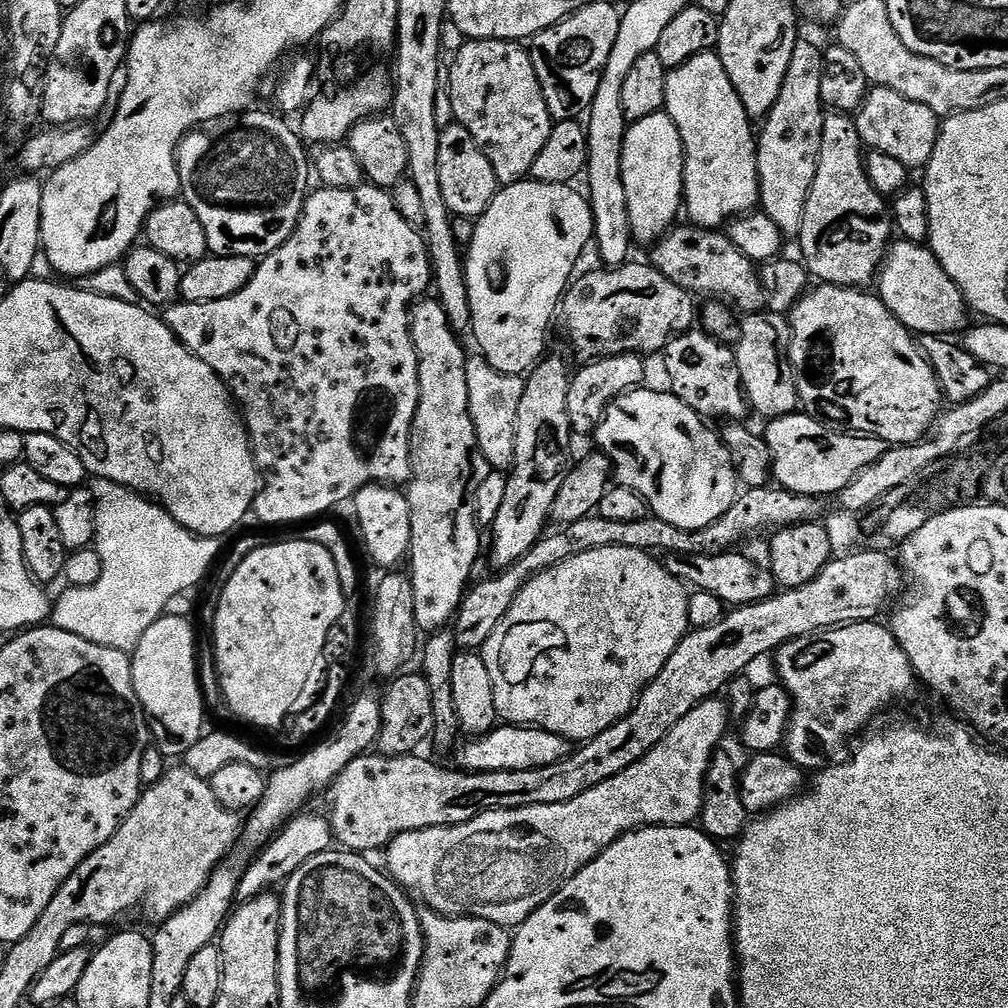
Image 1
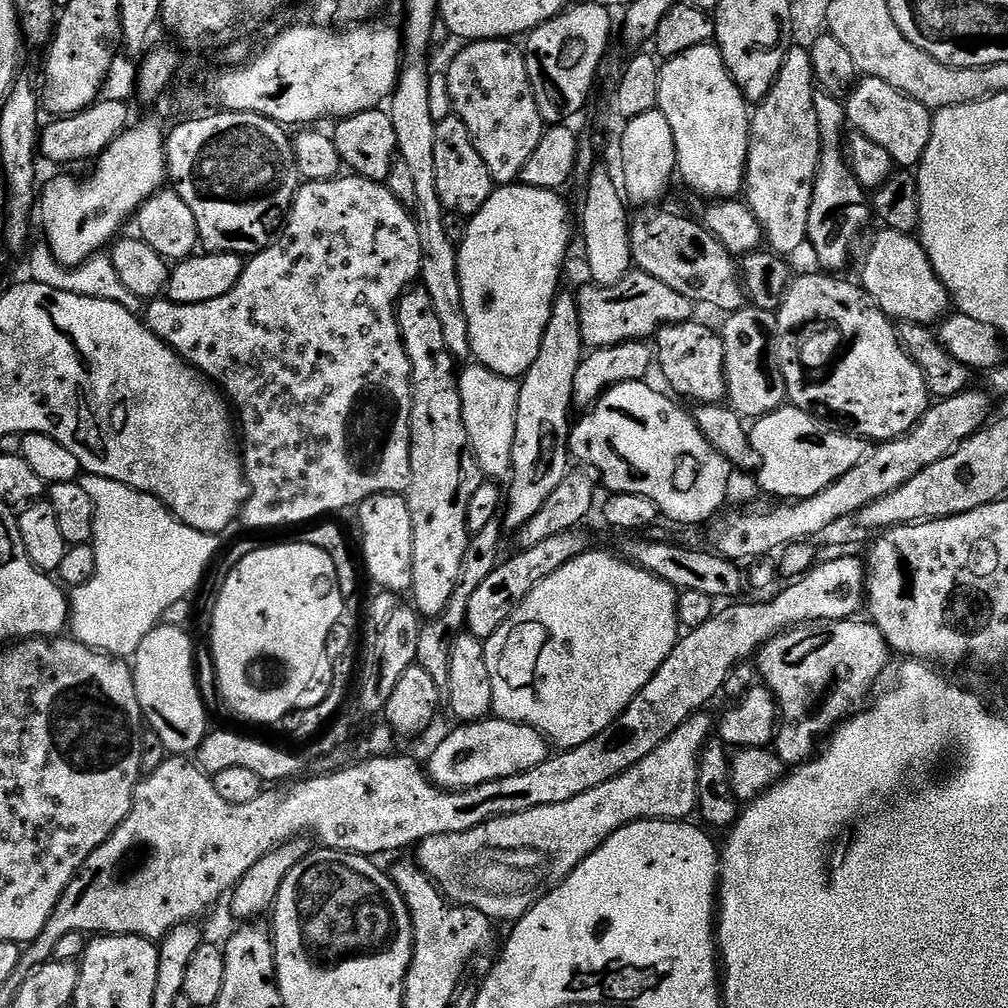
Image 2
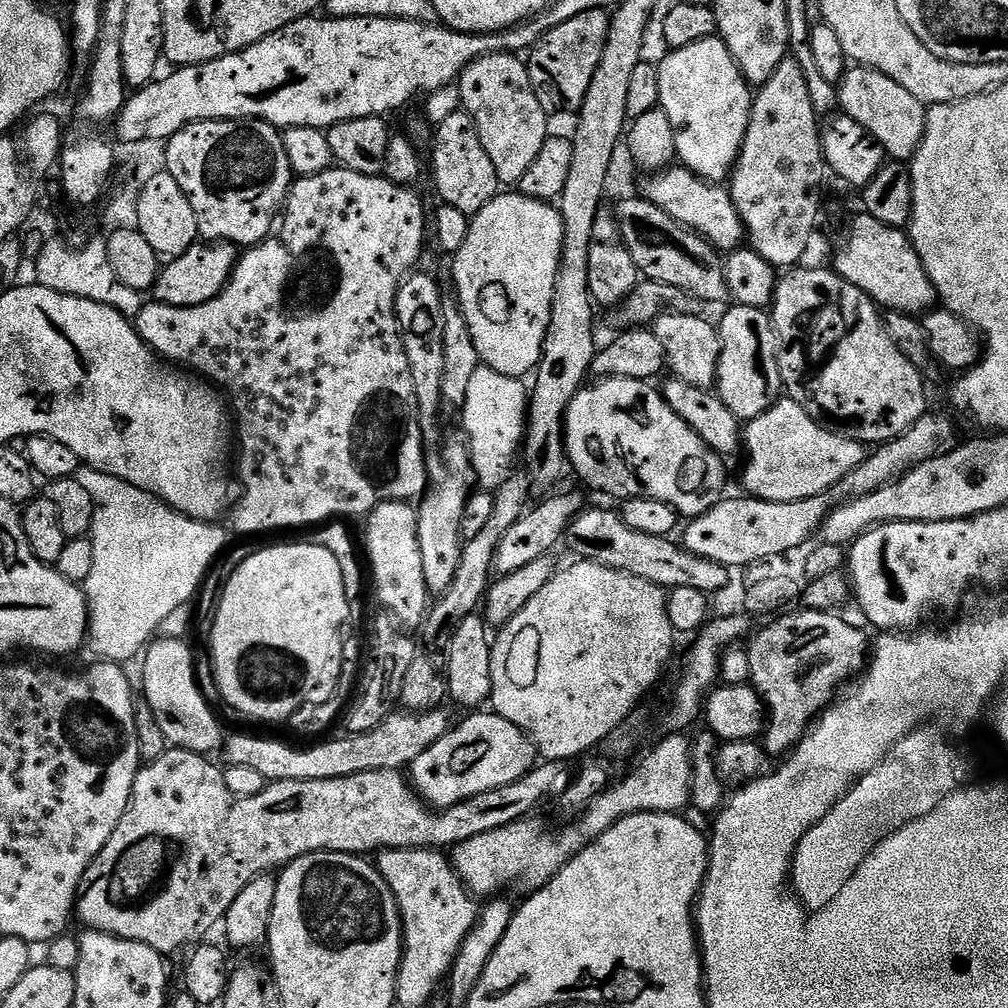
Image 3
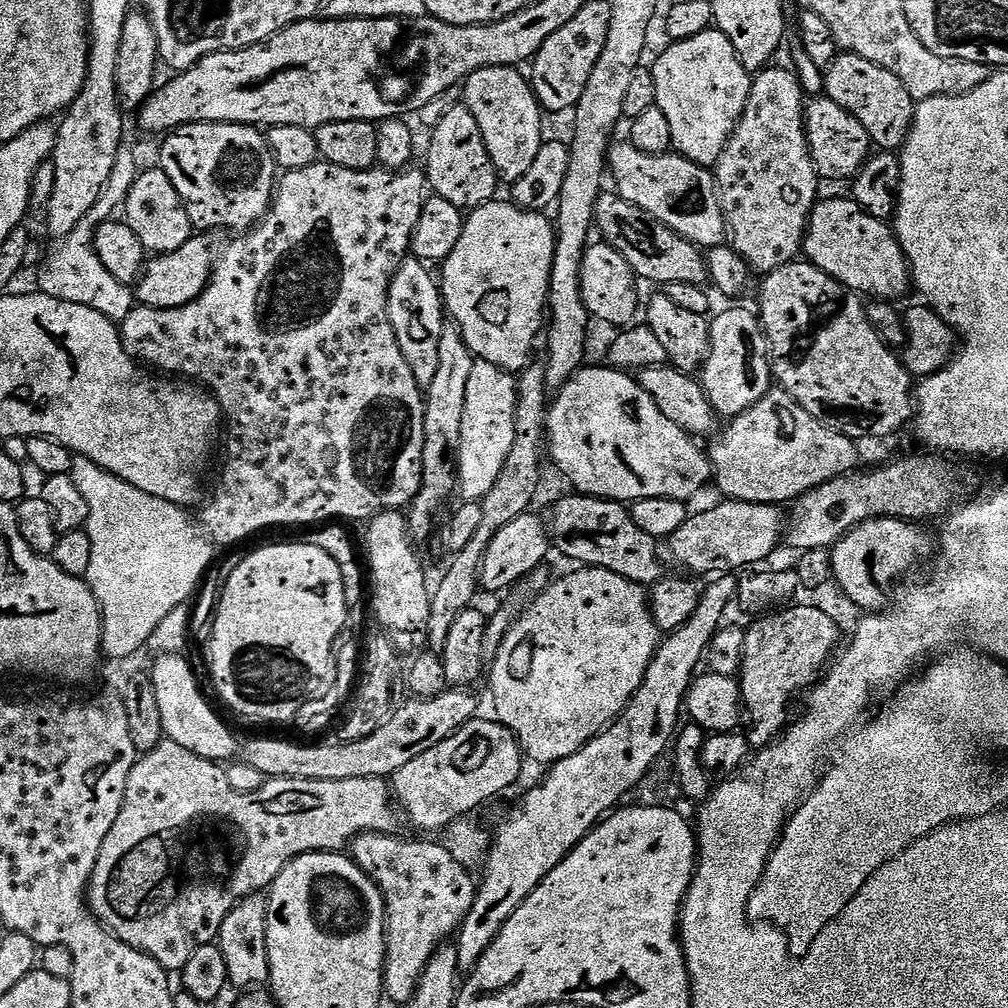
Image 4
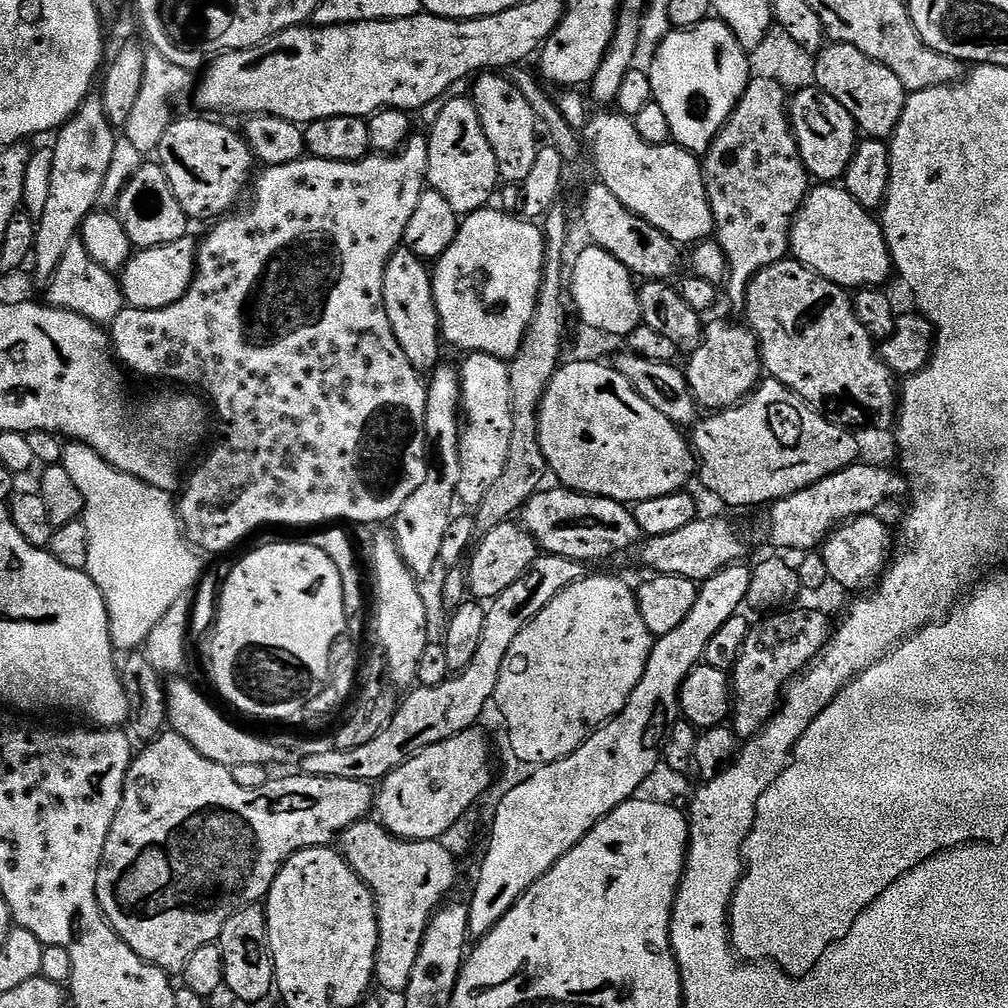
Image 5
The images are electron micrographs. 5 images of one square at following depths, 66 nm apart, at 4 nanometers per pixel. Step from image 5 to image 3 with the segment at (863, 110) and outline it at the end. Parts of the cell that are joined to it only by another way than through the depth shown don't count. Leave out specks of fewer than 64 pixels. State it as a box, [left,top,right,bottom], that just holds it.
[839,66,926,162]

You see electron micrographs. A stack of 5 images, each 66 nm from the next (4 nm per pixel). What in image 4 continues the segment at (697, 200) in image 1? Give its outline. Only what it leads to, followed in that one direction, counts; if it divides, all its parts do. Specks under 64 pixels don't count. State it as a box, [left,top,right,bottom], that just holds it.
[651,27,752,166]

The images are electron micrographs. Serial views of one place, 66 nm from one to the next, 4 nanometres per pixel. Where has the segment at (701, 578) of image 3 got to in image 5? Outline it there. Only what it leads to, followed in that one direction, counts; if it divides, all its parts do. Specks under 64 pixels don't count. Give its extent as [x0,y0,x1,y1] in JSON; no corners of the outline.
[518,487,642,562]

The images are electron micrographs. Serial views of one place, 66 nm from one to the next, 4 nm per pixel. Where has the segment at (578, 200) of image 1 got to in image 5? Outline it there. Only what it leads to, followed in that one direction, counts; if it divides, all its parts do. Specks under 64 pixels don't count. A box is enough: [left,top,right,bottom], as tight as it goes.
[431,206,544,362]

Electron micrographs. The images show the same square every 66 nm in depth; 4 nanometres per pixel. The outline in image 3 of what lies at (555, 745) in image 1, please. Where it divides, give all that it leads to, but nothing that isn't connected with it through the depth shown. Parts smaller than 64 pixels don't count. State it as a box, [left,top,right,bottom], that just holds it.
[410,710,538,810]

